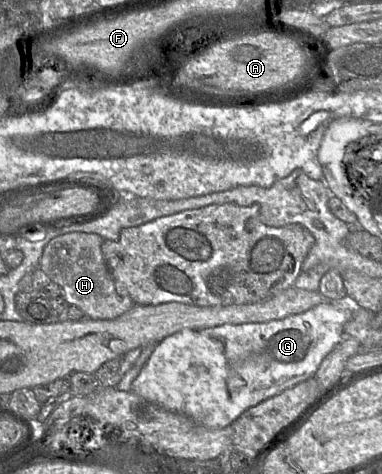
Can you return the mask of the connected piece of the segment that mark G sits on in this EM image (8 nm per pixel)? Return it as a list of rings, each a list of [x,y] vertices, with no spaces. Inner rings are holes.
[[[348,297],[342,300],[328,300],[328,302],[319,304],[303,313],[287,316],[279,320],[271,320],[263,323],[247,324],[224,324],[206,329],[184,329],[164,338],[156,347],[146,365],[141,370],[138,377],[132,384],[132,391],[145,398],[147,401],[155,403],[169,411],[183,414],[195,423],[205,426],[209,429],[222,429],[231,425],[248,408],[259,404],[260,402],[281,393],[282,391],[314,377],[316,371],[324,358],[340,342],[343,335],[345,323],[352,318],[352,308],[359,307]]]

